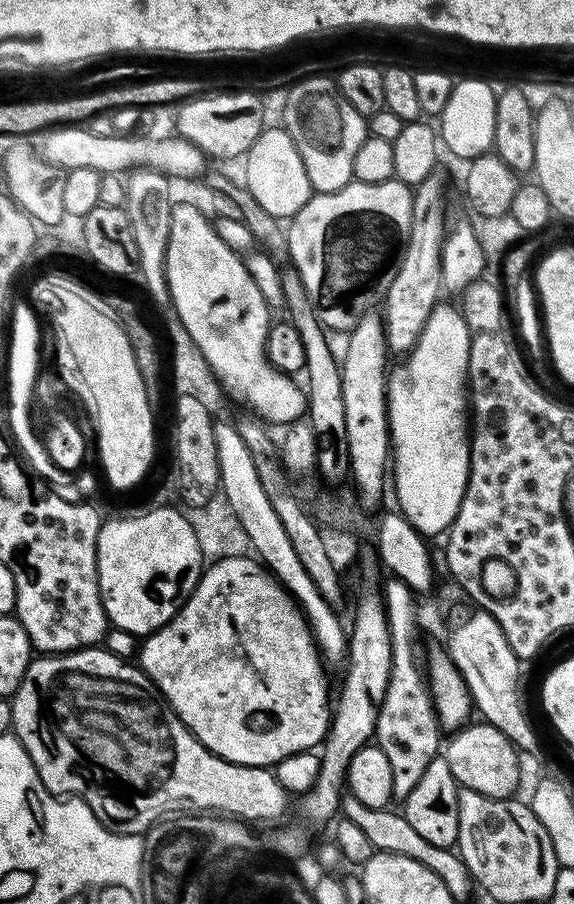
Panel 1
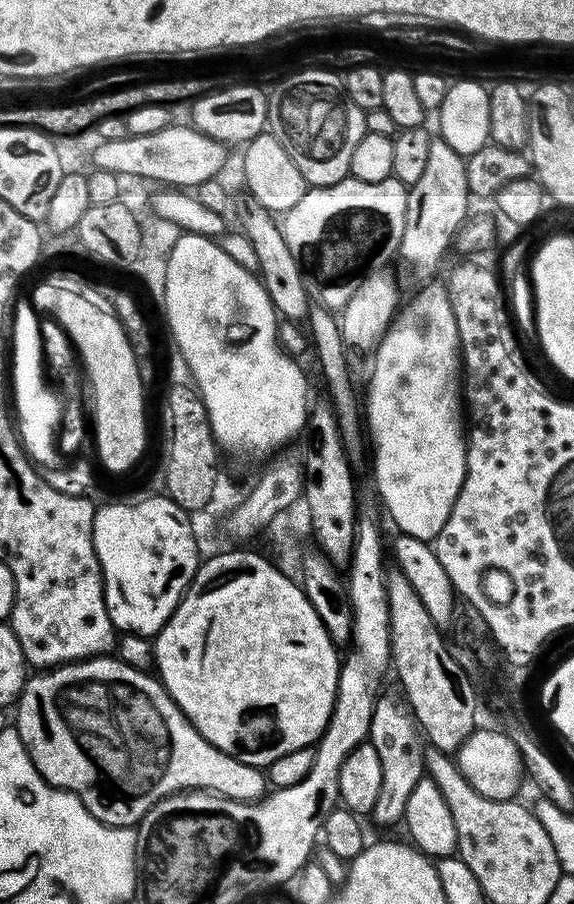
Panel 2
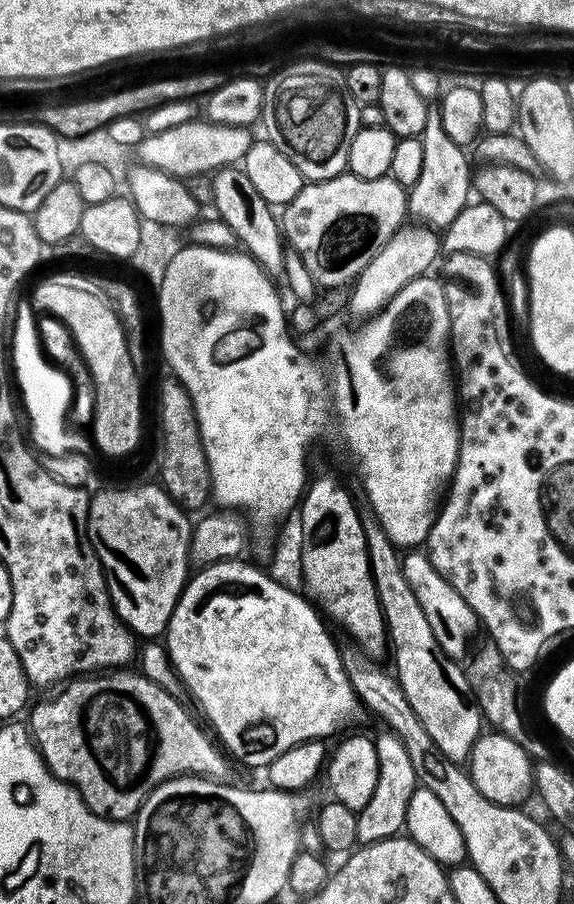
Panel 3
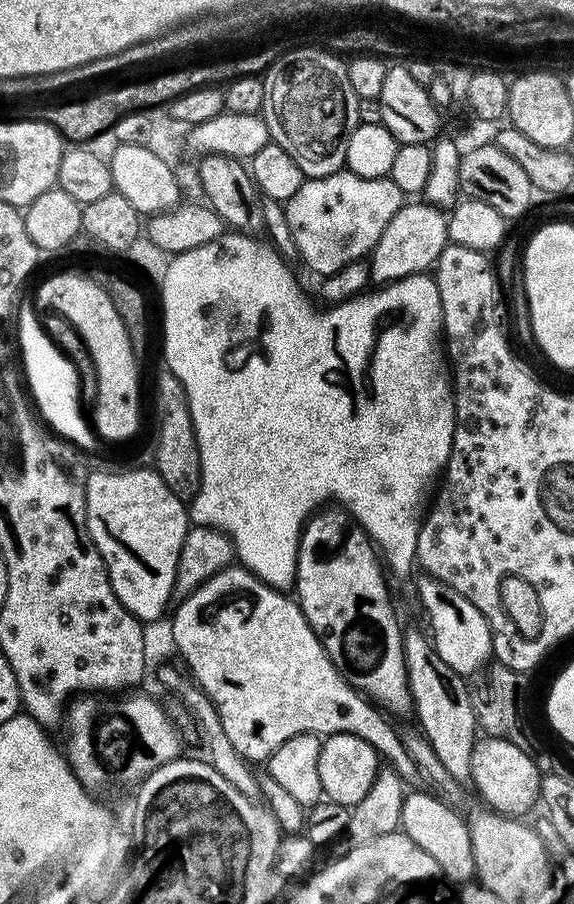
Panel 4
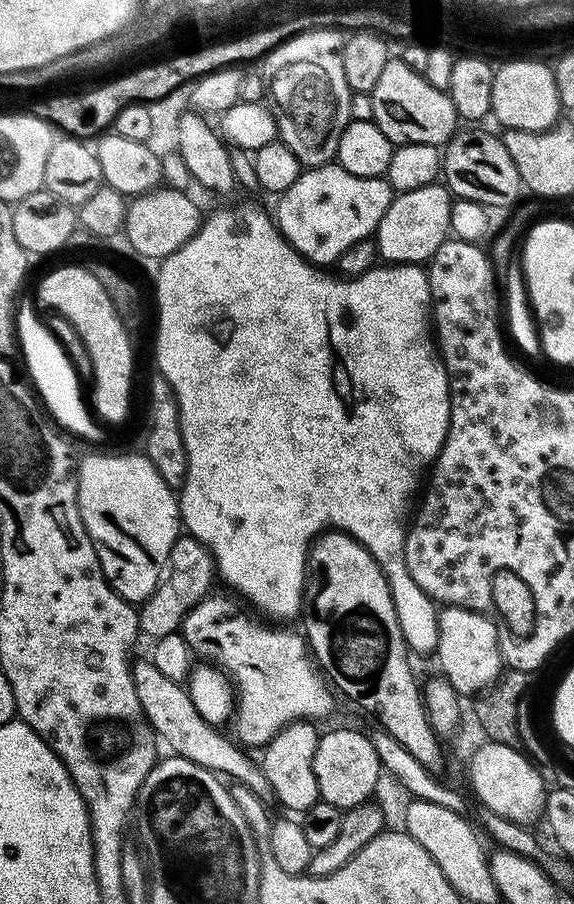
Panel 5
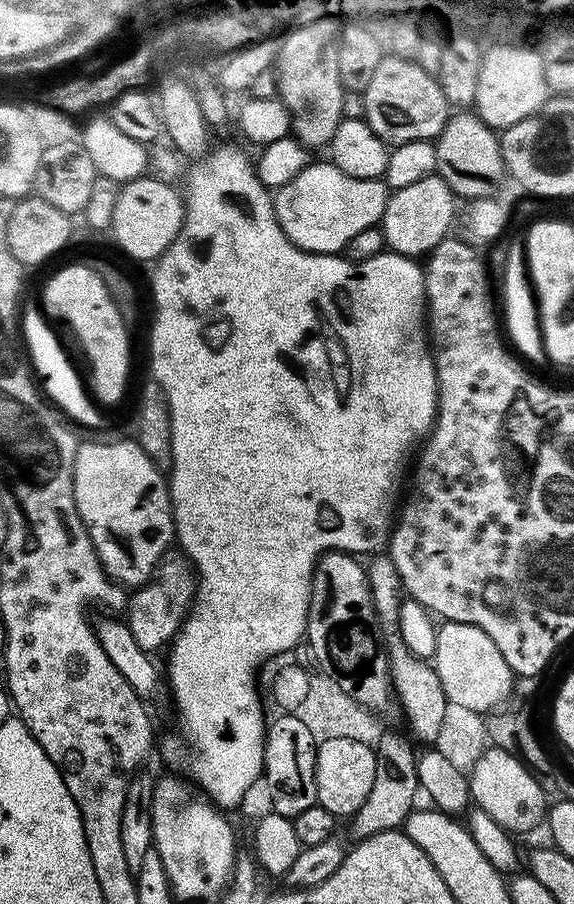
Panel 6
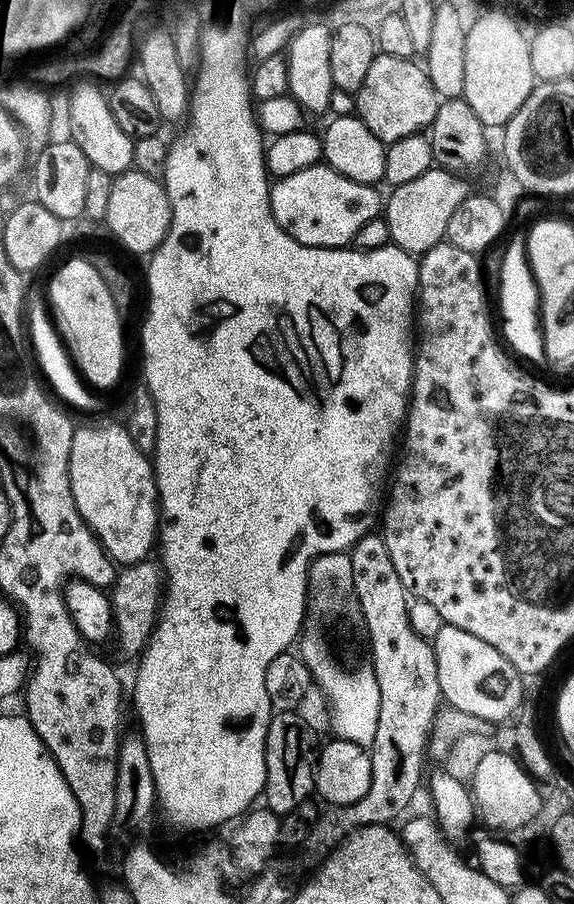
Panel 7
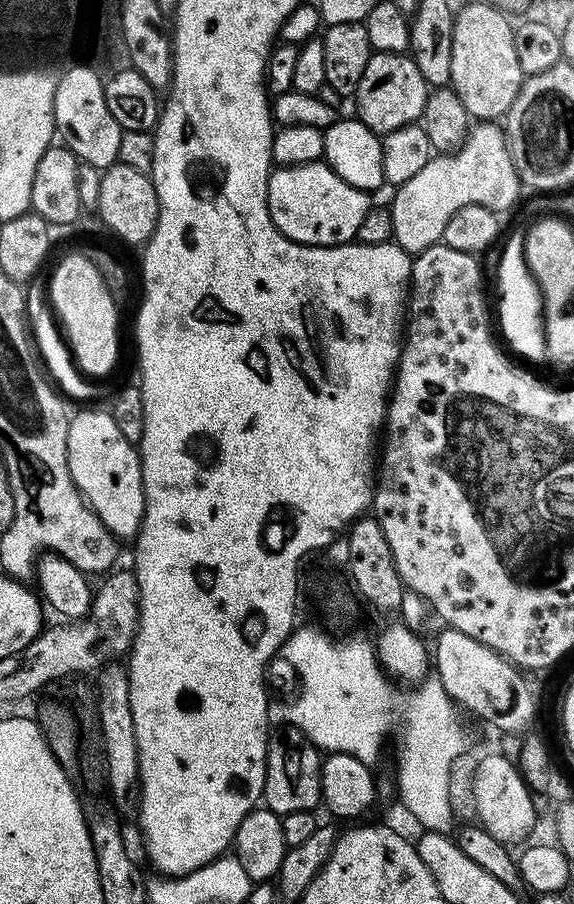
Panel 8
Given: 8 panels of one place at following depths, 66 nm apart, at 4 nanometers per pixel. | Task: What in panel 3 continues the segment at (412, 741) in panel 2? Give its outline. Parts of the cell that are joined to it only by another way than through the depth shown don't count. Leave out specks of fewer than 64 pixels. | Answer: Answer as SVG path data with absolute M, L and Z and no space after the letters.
M380 730L380 733L375 733L374 739L378 754L378 786L374 786L374 795L370 797L370 802L366 802L362 811L356 813L358 841L361 845L373 844L379 840L391 840L405 831L406 810L418 786L410 754L406 752L406 746L402 746L402 742L395 734Z

